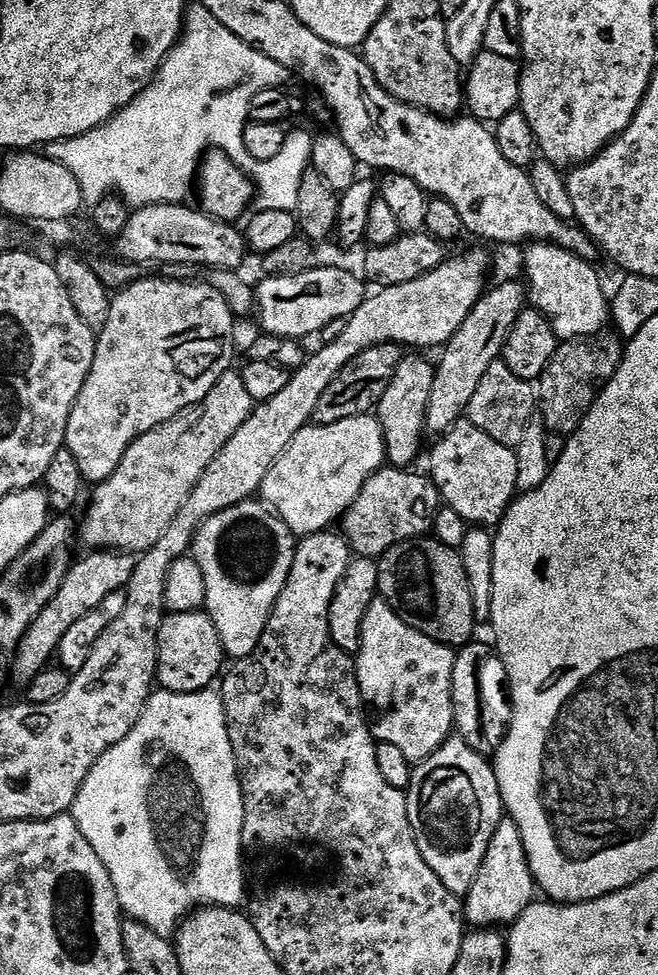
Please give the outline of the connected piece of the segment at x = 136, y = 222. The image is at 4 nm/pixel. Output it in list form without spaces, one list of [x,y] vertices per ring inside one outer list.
[[[187,203],[151,204],[135,209],[120,235],[115,237],[115,255],[127,263],[141,266],[186,264],[192,270],[243,269],[244,259],[250,256],[245,233],[241,229],[239,232],[235,223],[214,218],[199,207],[188,207]]]

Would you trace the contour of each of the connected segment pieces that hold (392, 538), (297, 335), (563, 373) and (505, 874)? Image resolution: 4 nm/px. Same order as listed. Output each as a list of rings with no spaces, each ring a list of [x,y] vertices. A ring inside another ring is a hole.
[[[395,466],[379,468],[362,486],[358,498],[344,511],[339,531],[352,545],[356,556],[379,558],[396,544],[429,535],[436,524],[436,515],[442,509],[440,491],[431,475],[419,476],[416,470]]]
[[[321,266],[306,274],[264,278],[254,288],[254,312],[257,317],[260,315],[260,324],[264,327],[261,329],[267,335],[290,340],[315,337],[330,322],[352,316],[354,310],[362,306],[366,295],[365,281],[357,276],[344,268]]]
[[[612,330],[586,336],[583,340],[569,340],[557,347],[552,365],[542,377],[542,419],[549,433],[567,438],[582,426],[590,406],[594,406],[610,378],[614,378],[625,347],[625,341]]]
[[[510,818],[501,819],[494,830],[494,838],[490,838],[490,846],[486,850],[486,858],[482,858],[482,866],[478,870],[478,878],[474,878],[474,886],[470,886],[467,896],[463,897],[464,919],[473,929],[511,926],[515,920],[537,899],[536,879],[532,876],[530,862],[526,858],[526,846],[522,842],[522,830]]]

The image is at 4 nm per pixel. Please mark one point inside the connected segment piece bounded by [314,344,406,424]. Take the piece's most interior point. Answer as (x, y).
(357, 391)

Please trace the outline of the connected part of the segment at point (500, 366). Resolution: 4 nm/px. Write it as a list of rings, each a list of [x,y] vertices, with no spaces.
[[[503,359],[495,360],[482,377],[474,398],[470,398],[467,423],[478,426],[483,432],[490,434],[490,438],[502,442],[507,448],[517,448],[538,412],[538,392],[532,388],[535,387],[529,381],[518,378],[518,374],[514,374],[514,370],[510,370]]]

